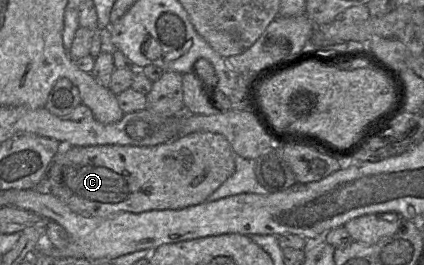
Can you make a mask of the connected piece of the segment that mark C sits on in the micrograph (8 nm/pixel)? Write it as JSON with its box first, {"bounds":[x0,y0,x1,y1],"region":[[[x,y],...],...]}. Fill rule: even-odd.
{"bounds":[45,131,234,217],"region":[[[200,131],[154,146],[63,146],[53,157],[45,177],[50,184],[49,194],[73,212],[87,217],[110,217],[121,212],[182,209],[200,204],[207,201],[234,170],[234,152],[227,139],[221,134]]]}

